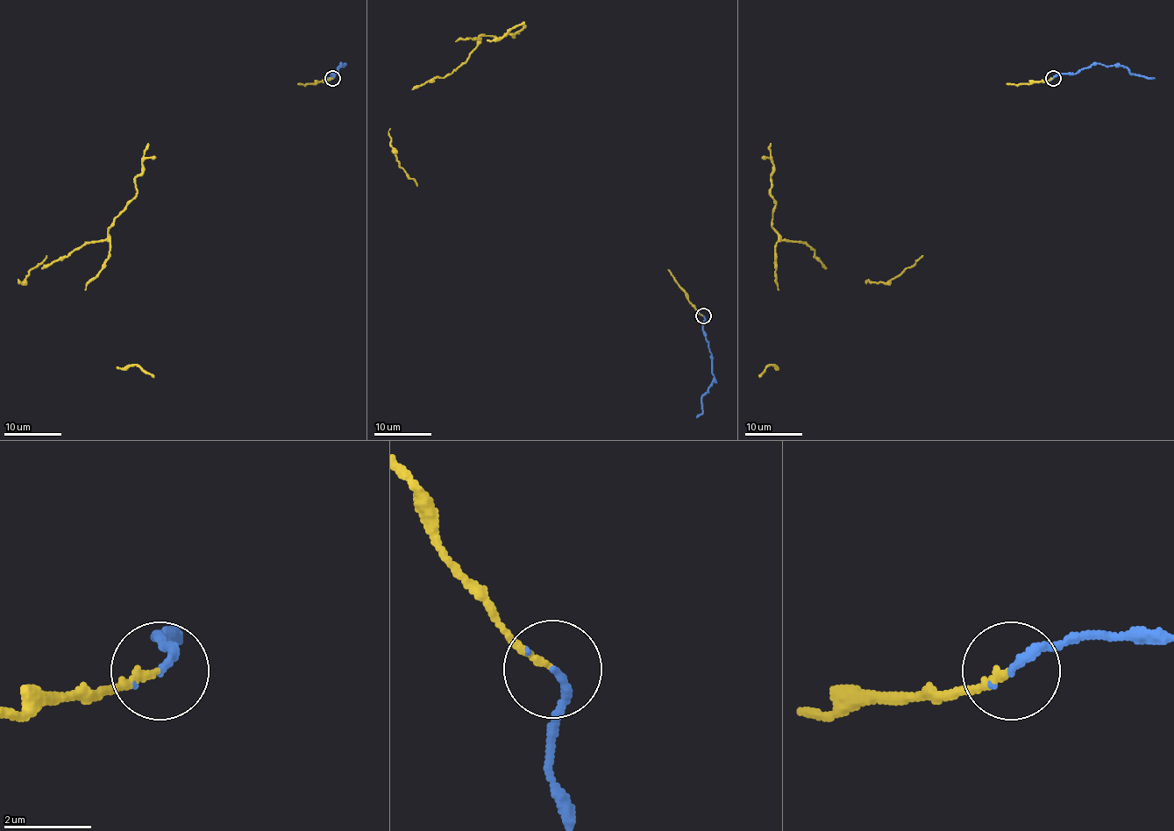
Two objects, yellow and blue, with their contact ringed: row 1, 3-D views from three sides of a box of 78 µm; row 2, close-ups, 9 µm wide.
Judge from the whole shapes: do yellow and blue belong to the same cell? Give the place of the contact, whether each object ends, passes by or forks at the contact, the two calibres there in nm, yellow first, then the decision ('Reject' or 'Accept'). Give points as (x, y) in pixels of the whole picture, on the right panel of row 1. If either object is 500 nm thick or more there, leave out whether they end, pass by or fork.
Place: (1053, 78). At the ring yellow ends. At the ring blue ends. Thickness 150 nm (yellow) against 200 nm. Accept

